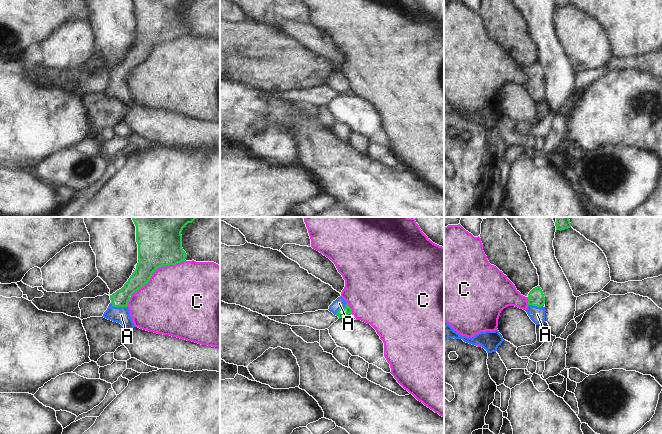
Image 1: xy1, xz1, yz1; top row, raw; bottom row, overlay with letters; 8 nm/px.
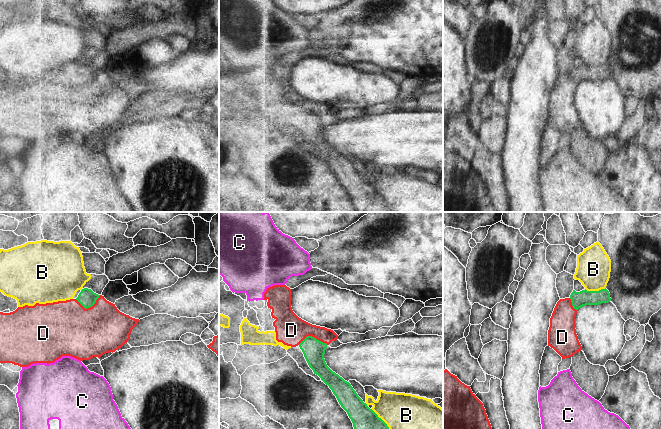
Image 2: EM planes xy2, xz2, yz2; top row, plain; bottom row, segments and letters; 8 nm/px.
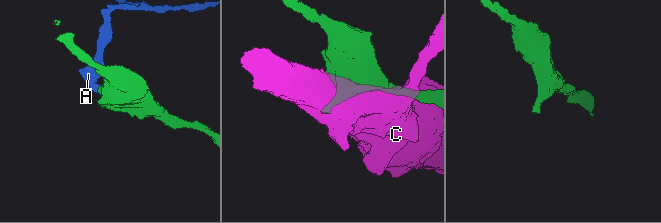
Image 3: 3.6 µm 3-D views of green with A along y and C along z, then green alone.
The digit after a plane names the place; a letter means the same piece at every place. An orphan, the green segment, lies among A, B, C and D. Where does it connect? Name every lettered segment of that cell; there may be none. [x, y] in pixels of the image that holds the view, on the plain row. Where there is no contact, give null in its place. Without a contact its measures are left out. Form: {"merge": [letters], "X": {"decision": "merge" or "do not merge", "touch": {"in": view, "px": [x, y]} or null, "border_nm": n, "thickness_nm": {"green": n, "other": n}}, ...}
{"merge": ["A"], "A": {"decision": "merge", "touch": {"in": "xy1", "px": [118, 82]}, "border_nm": 140, "thickness_nm": {"green": 140, "other": 130}}, "B": {"decision": "do not merge", "touch": {"in": "yz2", "px": [595, 67]}, "border_nm": 170, "thickness_nm": {"green": 130, "other": 280}}, "C": {"decision": "do not merge", "touch": {"in": "xy1", "px": [156, 44]}, "border_nm": 550, "thickness_nm": {"green": 340, "other": 460}}, "D": {"decision": "do not merge", "touch": {"in": "xz2", "px": [313, 113]}, "border_nm": 240, "thickness_nm": {"green": 170, "other": 240}}}

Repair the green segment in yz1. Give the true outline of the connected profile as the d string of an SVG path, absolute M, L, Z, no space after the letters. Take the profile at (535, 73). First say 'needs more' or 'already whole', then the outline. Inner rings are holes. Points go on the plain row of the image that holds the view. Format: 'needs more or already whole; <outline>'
needs more; M540 62L533 64L528 70L528 83L526 88L530 95L536 100L541 101L545 98L545 73Z

